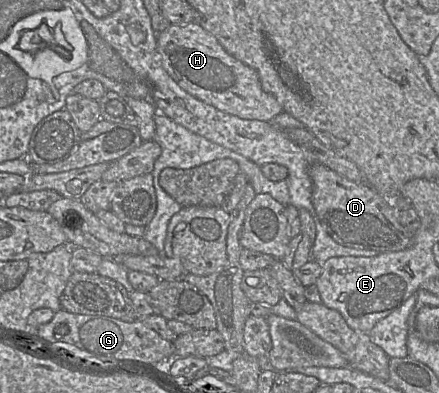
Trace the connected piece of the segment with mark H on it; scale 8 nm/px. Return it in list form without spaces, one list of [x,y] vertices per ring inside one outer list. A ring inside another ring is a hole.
[[[200,24],[168,25],[157,35],[156,41],[167,73],[194,97],[242,119],[272,122],[283,112],[276,98],[263,90],[257,72],[230,55]]]

